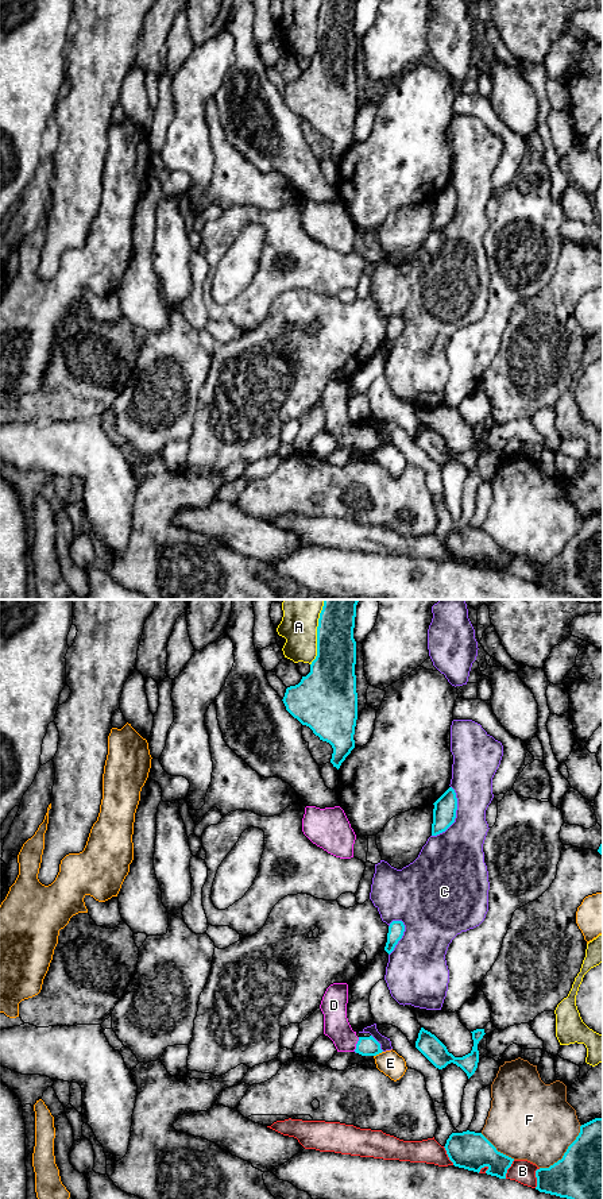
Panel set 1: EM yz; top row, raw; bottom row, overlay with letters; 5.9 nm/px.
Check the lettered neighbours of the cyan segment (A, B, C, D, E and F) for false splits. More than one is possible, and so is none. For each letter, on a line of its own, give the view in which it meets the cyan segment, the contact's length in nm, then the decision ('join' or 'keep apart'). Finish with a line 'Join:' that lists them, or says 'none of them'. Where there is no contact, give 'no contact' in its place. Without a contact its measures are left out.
A: meets cyan in yz; contact 400 nm long; keep apart
B: meets cyan in yz; contact 120 nm long; keep apart
C: meets cyan in yz; contact 320 nm long; keep apart
D: meets cyan in yz; contact 90 nm long; join
E: meets cyan in yz; contact 70 nm long; keep apart
F: meets cyan in yz; contact 360 nm long; keep apart
Join: D

